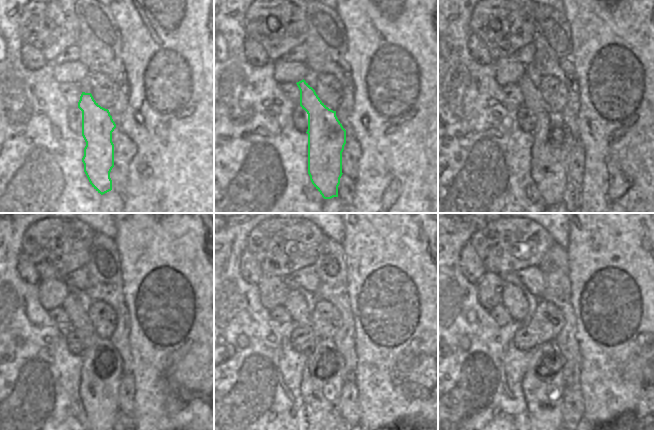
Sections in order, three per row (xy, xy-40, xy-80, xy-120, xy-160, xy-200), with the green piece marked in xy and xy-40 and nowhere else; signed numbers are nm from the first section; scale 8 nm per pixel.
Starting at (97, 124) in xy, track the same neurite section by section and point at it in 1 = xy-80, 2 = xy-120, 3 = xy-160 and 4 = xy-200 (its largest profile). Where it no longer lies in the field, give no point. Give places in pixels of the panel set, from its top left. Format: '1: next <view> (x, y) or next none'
1: next xy-80 (549, 166)
2: next xy-120 (99, 396)
3: next xy-160 (321, 395)
4: next xy-200 (544, 395)

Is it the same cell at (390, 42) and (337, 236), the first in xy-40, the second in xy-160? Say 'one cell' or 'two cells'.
two cells

